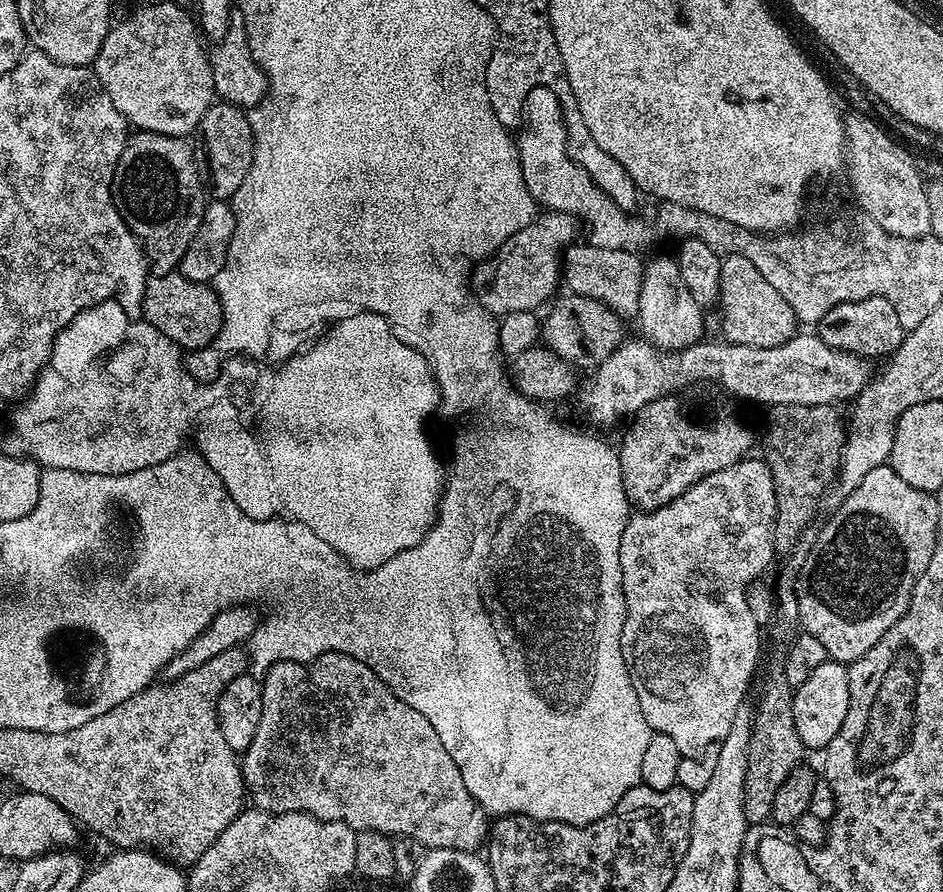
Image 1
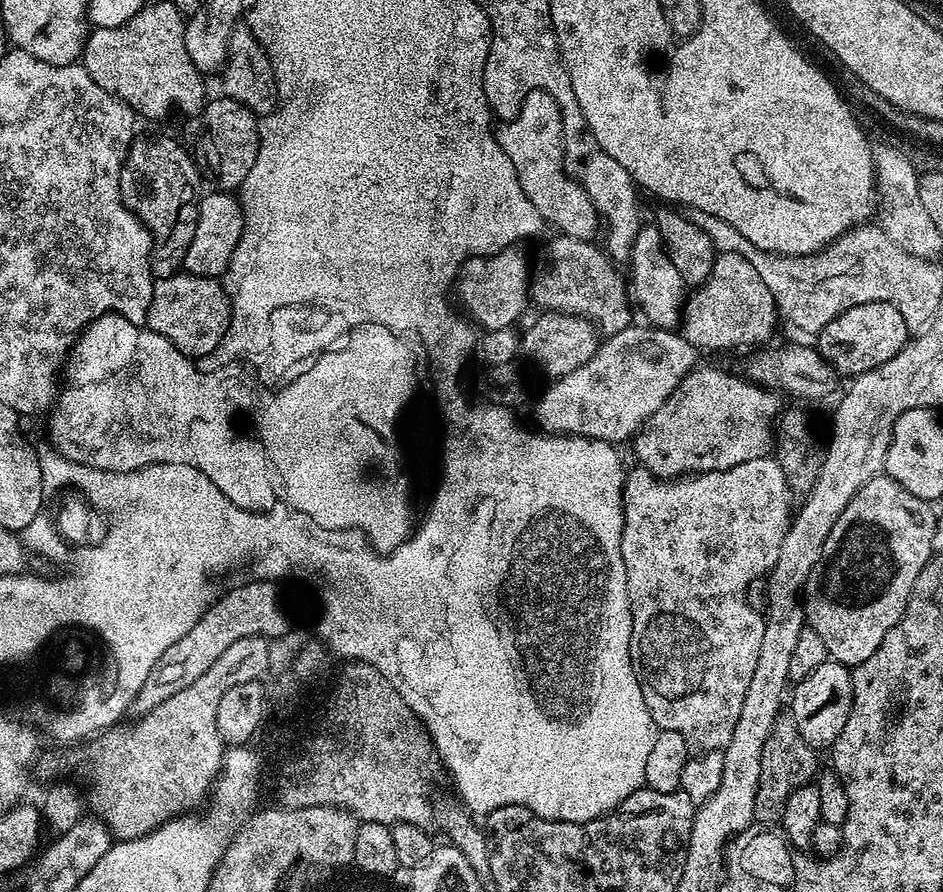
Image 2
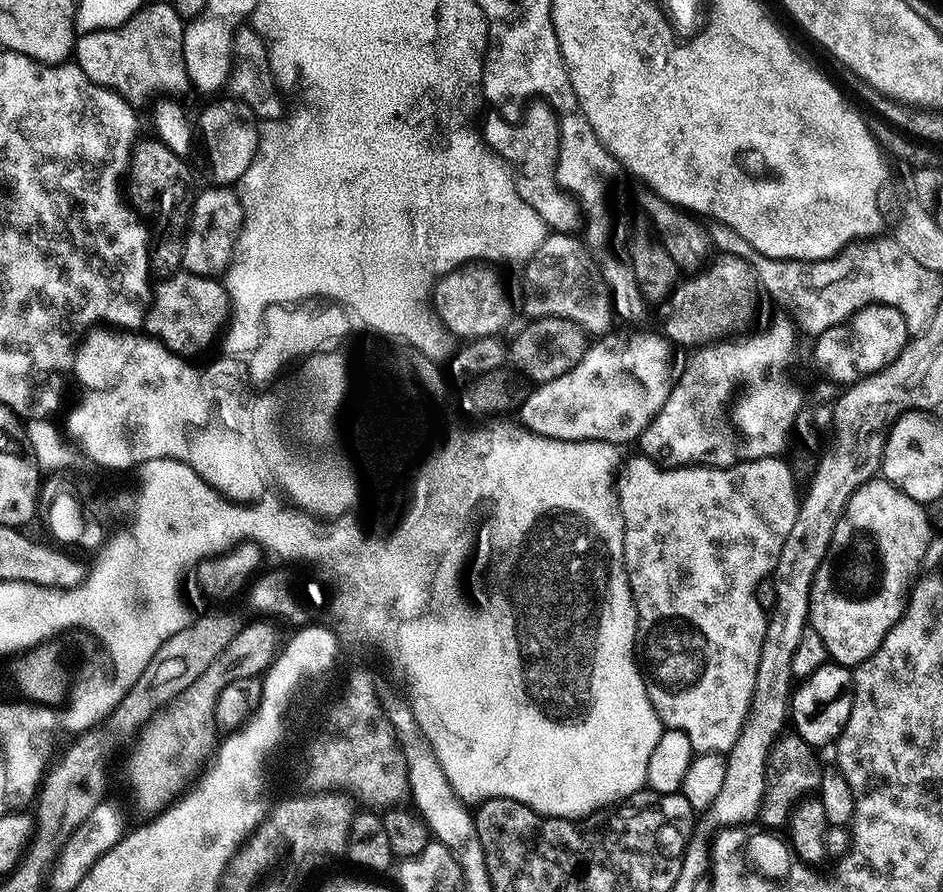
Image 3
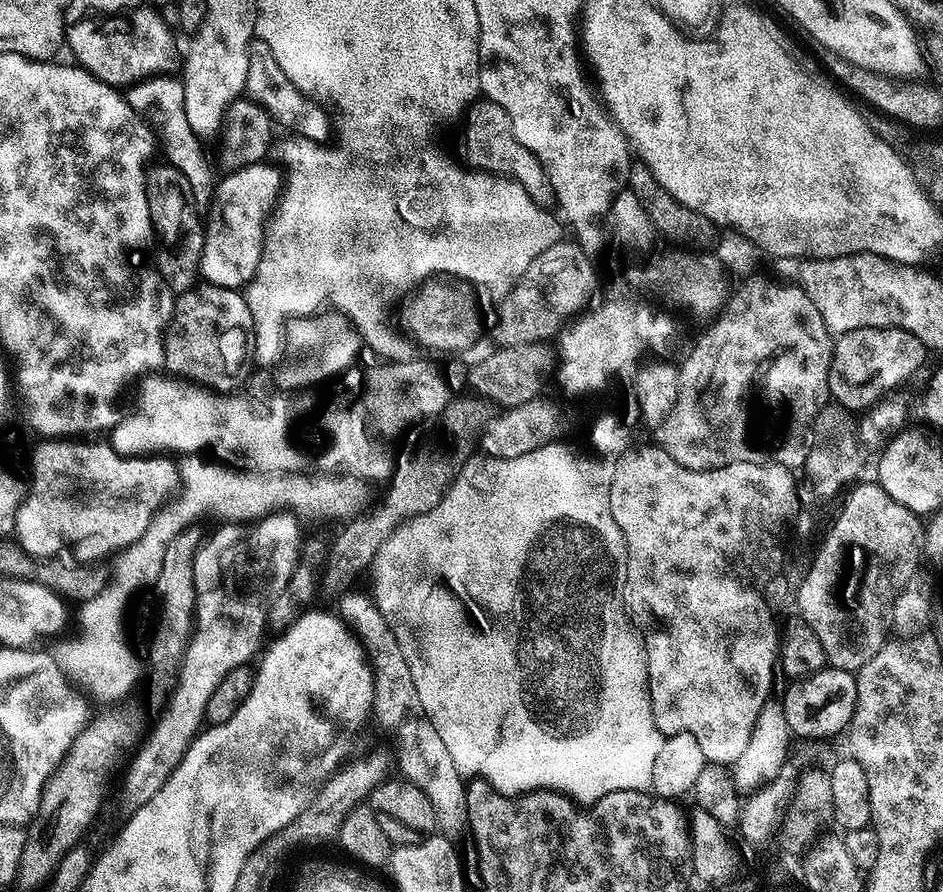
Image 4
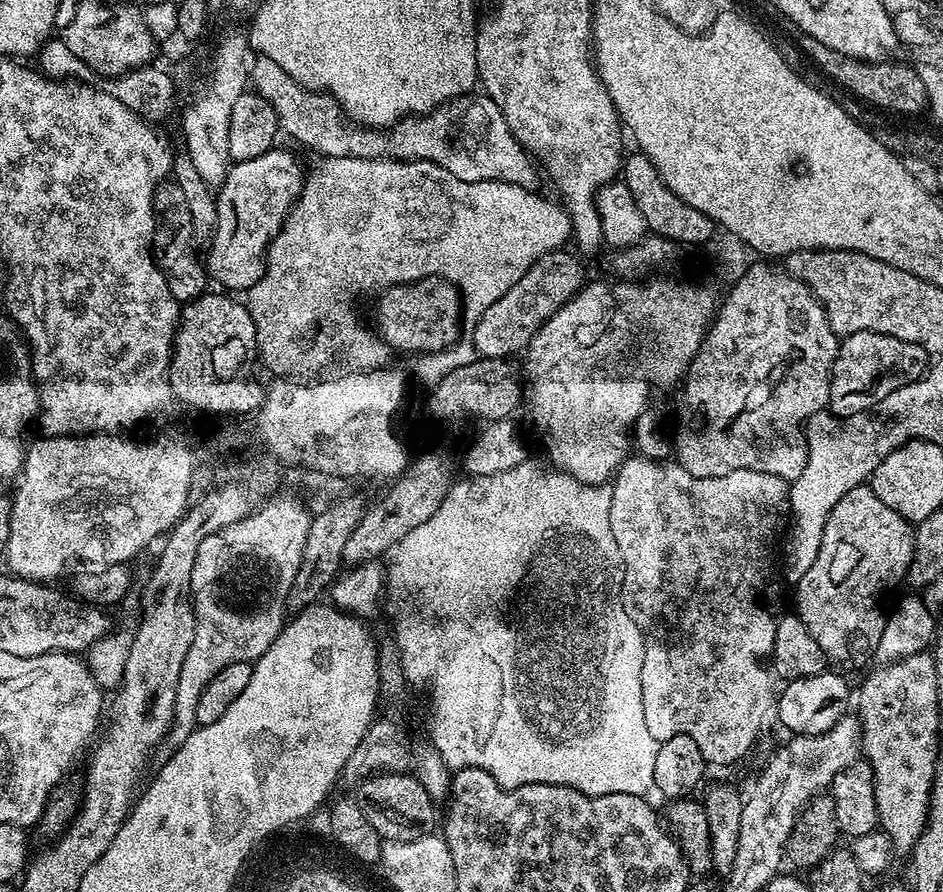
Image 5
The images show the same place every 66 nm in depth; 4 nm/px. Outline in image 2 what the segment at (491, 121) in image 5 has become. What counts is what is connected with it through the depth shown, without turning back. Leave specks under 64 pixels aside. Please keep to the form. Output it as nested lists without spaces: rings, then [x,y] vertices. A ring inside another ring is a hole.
[[[549,92],[530,93],[520,107],[519,117],[501,123],[495,133],[502,150],[506,150],[506,158],[514,162],[518,182],[541,221],[549,220],[555,231],[565,236],[595,241],[596,227],[601,227],[602,221],[584,187],[564,170],[564,119],[556,99]]]

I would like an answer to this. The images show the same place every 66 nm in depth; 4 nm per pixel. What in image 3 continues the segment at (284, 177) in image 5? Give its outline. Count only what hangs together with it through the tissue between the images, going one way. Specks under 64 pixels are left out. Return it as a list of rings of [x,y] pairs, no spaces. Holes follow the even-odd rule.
[[[208,186],[205,192],[197,191],[190,204],[191,216],[192,228],[190,224],[186,232],[183,267],[195,276],[216,278],[227,273],[236,252],[236,239],[240,236],[240,229],[244,227],[244,202],[241,193],[232,186]]]

